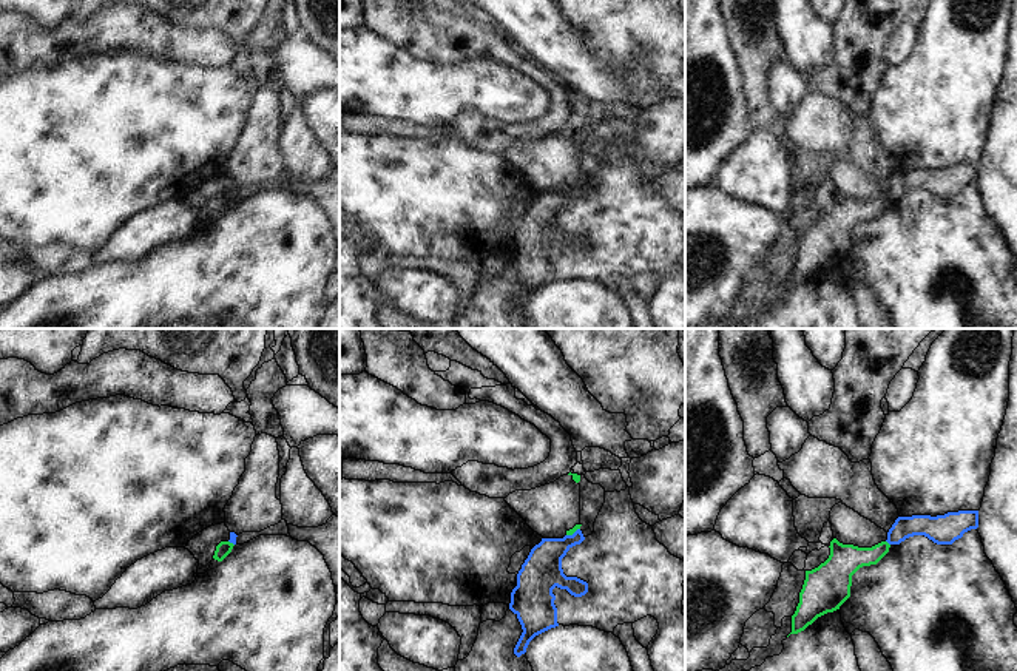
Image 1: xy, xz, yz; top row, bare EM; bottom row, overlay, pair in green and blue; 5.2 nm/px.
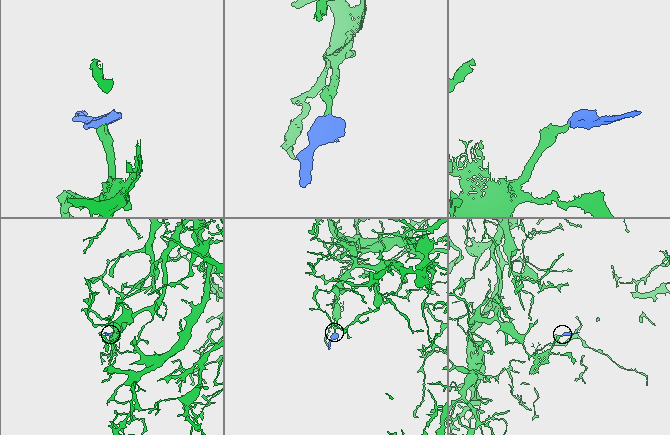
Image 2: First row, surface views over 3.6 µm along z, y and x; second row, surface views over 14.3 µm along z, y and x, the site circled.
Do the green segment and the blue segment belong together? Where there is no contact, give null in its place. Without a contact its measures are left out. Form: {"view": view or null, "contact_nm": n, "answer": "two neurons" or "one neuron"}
{"view": "yz", "contact_nm": 40, "answer": "two neurons"}

